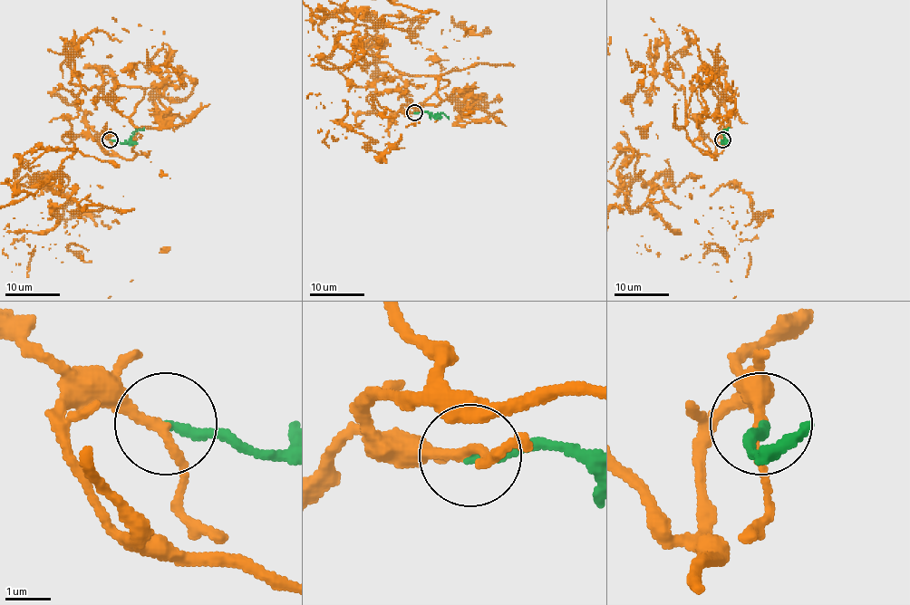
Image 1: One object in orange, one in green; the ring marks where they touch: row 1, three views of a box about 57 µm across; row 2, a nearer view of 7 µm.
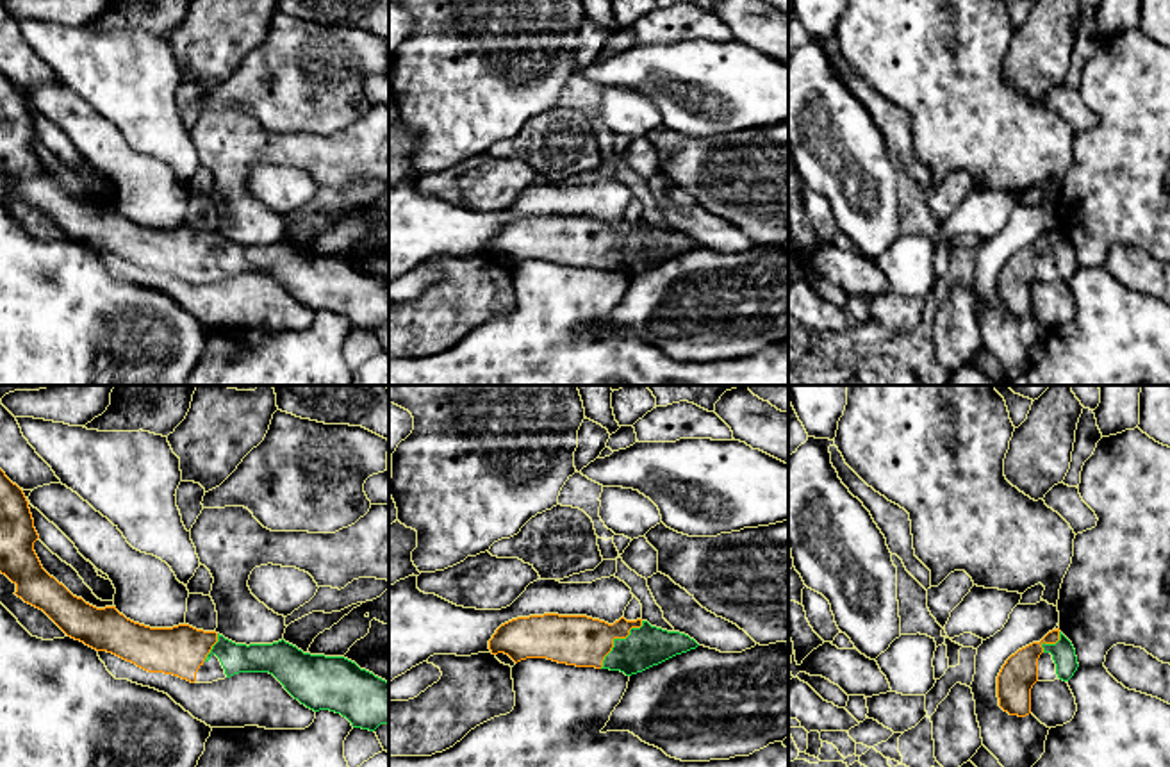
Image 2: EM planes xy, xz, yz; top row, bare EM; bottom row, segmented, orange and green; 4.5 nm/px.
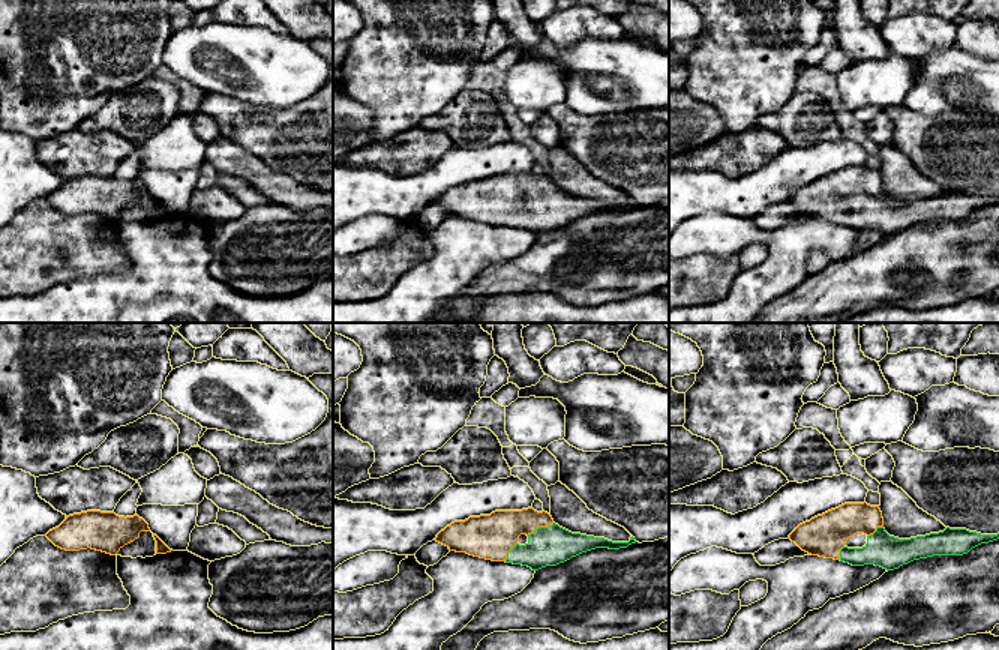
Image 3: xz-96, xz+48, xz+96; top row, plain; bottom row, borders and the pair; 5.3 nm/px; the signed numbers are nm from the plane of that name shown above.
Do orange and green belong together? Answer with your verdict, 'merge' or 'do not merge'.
merge

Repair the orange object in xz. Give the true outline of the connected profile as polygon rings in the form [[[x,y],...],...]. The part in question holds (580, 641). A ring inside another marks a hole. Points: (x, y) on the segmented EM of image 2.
[[[530,615],[501,624],[489,649],[505,653],[515,664],[526,658],[548,658],[576,667],[642,672],[699,644],[685,633],[651,626],[647,621],[614,624],[587,615]]]

